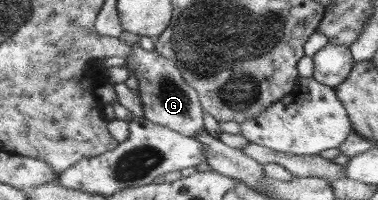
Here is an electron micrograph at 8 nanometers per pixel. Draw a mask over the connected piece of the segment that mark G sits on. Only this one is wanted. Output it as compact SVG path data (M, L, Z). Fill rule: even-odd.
M140 45L129 46L131 53L125 57L129 68L138 80L138 91L144 116L155 124L166 126L183 136L191 137L203 130L203 114L198 92L187 84L181 71L167 58L149 52Z

